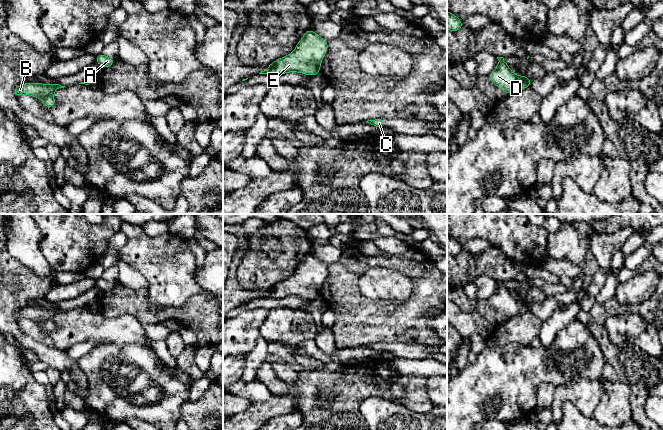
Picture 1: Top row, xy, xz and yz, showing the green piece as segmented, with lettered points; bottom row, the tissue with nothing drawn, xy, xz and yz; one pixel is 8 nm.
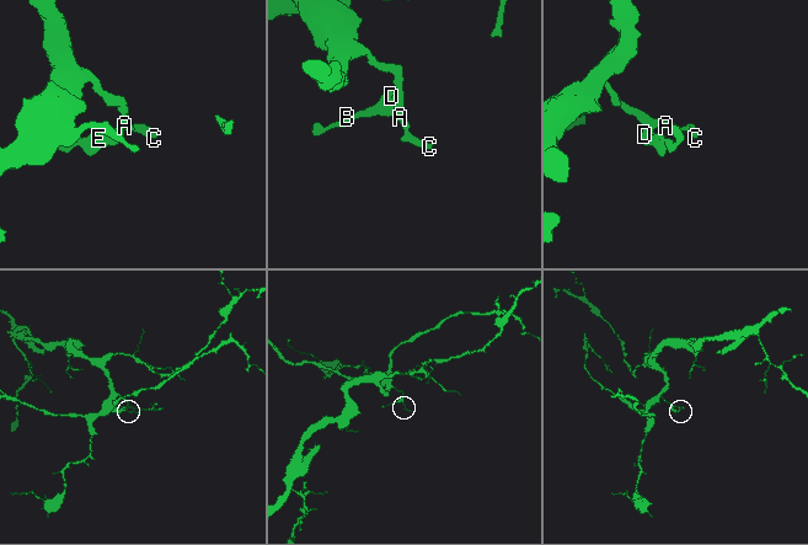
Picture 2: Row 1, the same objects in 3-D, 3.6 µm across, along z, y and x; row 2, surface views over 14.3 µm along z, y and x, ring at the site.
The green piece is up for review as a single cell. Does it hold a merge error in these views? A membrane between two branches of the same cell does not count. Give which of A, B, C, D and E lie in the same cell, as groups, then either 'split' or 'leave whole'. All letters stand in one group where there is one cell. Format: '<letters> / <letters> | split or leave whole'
A B C D E | leave whole

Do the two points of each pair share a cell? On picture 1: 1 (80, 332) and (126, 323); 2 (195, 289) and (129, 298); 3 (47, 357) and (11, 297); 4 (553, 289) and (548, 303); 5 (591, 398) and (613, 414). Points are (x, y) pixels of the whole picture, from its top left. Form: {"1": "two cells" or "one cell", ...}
{"1": "one cell", "2": "two cells", "3": "one cell", "4": "two cells", "5": "two cells"}

